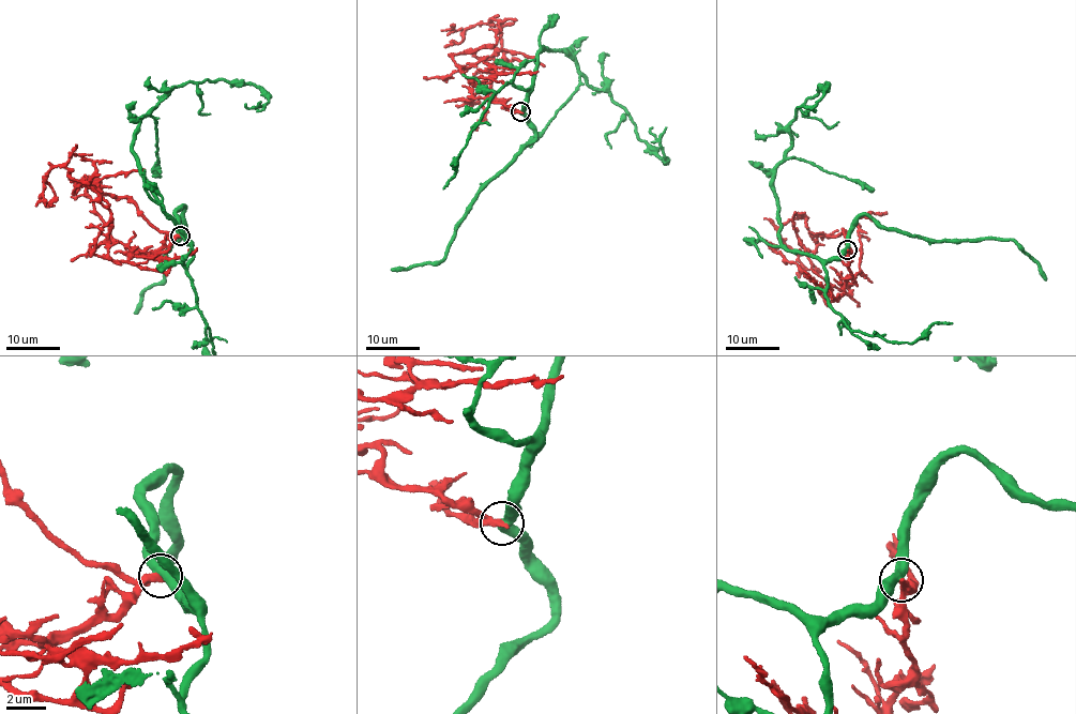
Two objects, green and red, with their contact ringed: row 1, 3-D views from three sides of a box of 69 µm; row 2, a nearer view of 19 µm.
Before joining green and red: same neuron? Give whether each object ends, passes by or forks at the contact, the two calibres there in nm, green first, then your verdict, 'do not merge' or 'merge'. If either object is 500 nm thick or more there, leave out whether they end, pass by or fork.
green passes by; red ends; calibres 440 and 400 nm; do not merge

